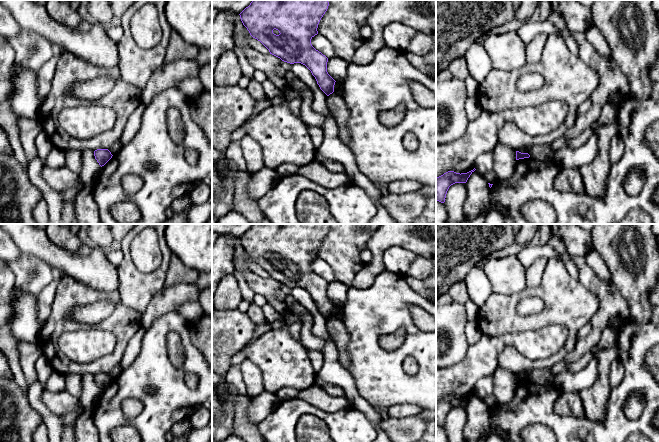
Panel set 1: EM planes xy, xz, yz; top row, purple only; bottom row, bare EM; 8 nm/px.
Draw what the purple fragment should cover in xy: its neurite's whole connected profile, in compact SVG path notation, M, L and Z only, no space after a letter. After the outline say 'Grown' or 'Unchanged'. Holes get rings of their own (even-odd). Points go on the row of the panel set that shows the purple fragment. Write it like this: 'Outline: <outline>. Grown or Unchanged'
Outline: M97 149L94 151L94 156L99 165L102 167L112 158L113 155L108 149Z. Unchanged

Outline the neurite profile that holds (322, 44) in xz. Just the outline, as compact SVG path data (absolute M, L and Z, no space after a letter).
M317 34L311 39L312 46L328 59L336 56L333 44L324 36Z

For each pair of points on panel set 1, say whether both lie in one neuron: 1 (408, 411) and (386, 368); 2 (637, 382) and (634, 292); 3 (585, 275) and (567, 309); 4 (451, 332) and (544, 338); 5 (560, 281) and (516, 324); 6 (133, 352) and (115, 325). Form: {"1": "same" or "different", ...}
{"1": "different", "2": "different", "3": "different", "4": "different", "5": "same", "6": "different"}

